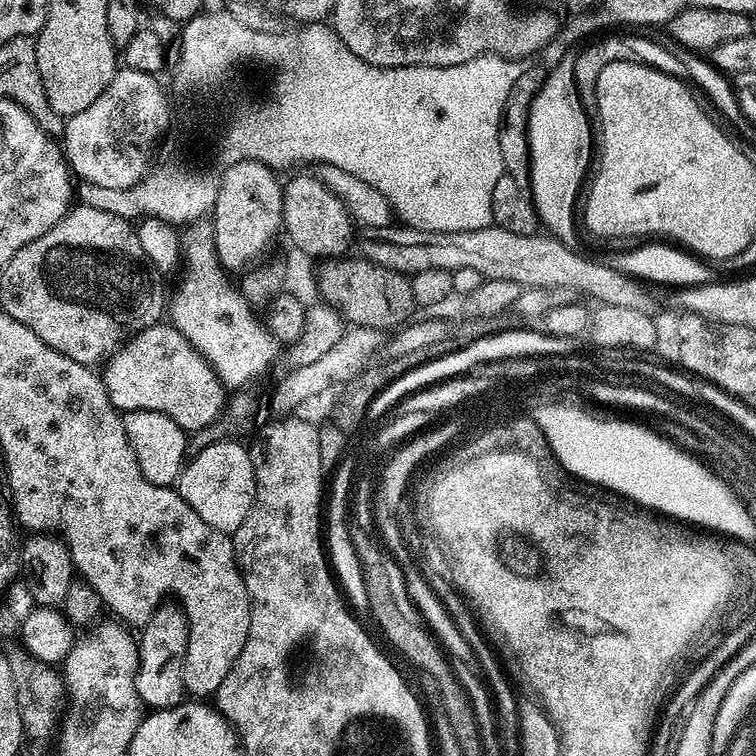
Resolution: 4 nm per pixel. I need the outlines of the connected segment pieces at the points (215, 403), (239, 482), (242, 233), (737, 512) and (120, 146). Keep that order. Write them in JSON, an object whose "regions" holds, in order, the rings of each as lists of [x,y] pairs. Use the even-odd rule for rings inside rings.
{"regions":[[[[168,322],[143,328],[135,336],[129,336],[107,357],[103,368],[104,389],[108,392],[112,405],[121,413],[134,410],[154,410],[158,414],[166,414],[166,418],[174,418],[174,422],[178,422],[178,426],[183,428],[185,433],[191,434],[209,427],[215,421],[212,419],[215,418],[220,407],[222,407],[221,410],[225,407],[226,389],[224,385],[216,378],[215,372],[208,363],[188,344],[185,336]]],[[[222,438],[210,446],[199,449],[196,457],[189,459],[180,469],[178,491],[180,496],[214,530],[235,534],[238,526],[246,522],[256,502],[256,479],[252,465],[252,453],[240,445],[236,438]]],[[[245,158],[245,160],[233,159],[228,167],[224,169],[218,183],[217,200],[210,211],[210,223],[212,226],[212,240],[216,243],[216,256],[220,259],[221,267],[226,270],[236,268],[243,269],[249,265],[258,252],[267,246],[268,242],[275,236],[276,231],[281,231],[284,215],[282,214],[282,198],[284,192],[281,181],[276,181],[273,169],[260,160]]],[[[578,407],[575,415],[563,408],[544,408],[540,426],[546,430],[546,443],[563,463],[576,464],[580,460],[580,464],[568,465],[573,476],[619,492],[645,509],[727,537],[736,533],[736,518],[746,518],[740,504],[708,472],[689,457],[680,456],[684,448],[679,443],[671,444],[640,424],[599,420]]],[[[121,67],[110,86],[86,110],[65,119],[64,157],[84,184],[118,190],[139,183],[153,167],[154,157],[174,120],[173,109],[168,109],[169,93],[158,81],[156,76],[142,74],[142,70]]]]}

